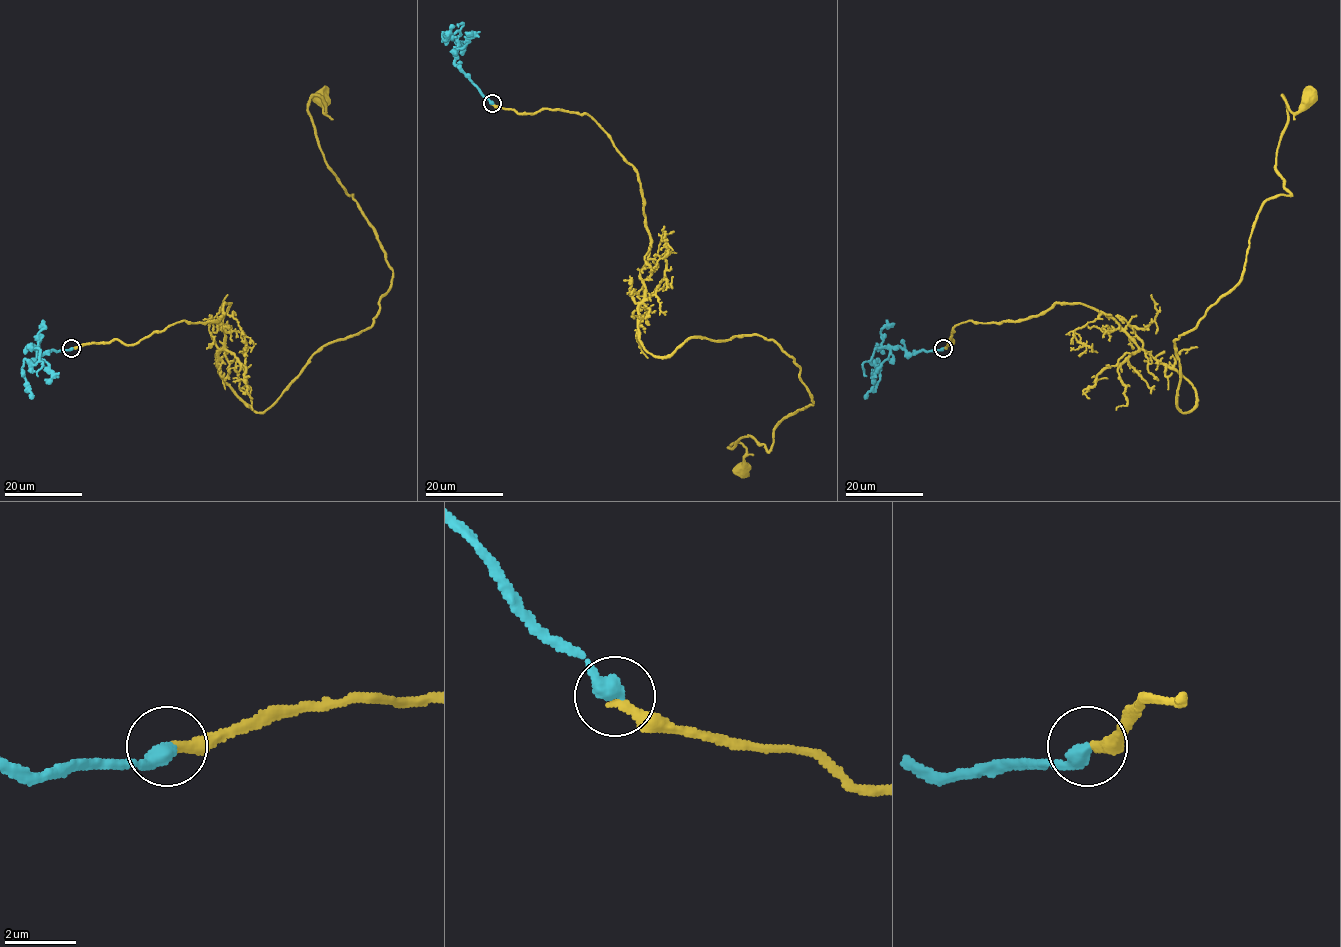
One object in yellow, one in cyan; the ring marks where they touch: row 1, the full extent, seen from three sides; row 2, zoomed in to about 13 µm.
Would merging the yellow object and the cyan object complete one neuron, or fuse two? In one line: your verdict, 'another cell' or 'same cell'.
same cell

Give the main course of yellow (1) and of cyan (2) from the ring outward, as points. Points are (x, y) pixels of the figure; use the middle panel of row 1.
1: (492, 104), (587, 114), (637, 173), (648, 352), (792, 357), (814, 403), (741, 467)
2: (492, 103), (454, 62), (459, 31), (442, 41), (452, 25)

